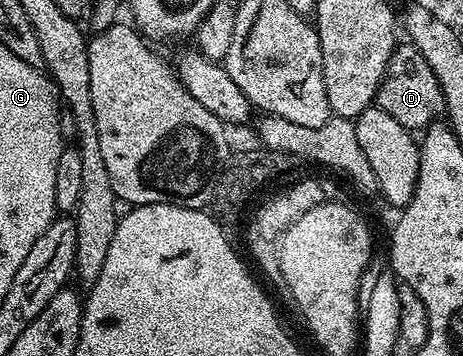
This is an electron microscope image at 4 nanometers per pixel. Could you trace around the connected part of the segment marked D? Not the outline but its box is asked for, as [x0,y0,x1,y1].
[376,44,444,132]

